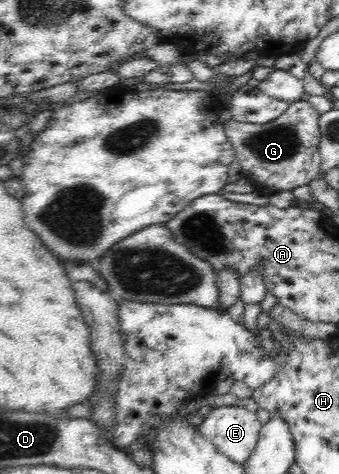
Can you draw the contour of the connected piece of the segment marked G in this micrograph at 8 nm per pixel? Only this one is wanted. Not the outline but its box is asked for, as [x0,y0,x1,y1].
[224,101,320,193]

